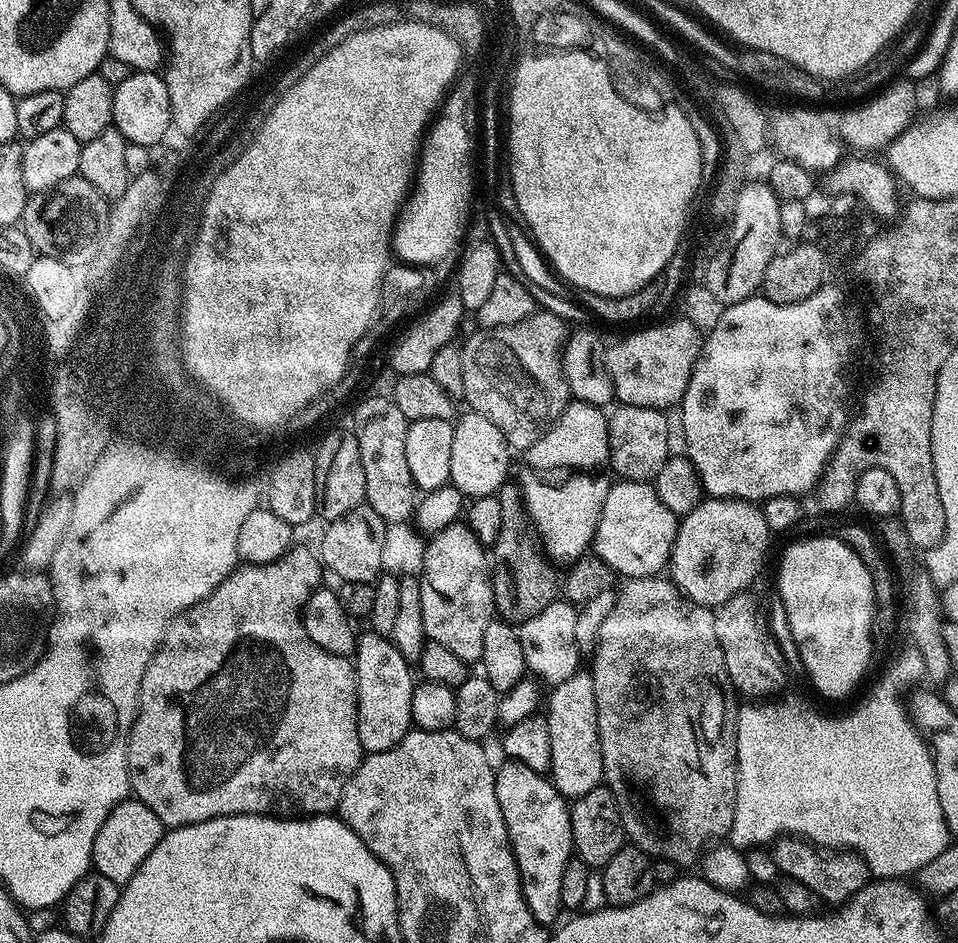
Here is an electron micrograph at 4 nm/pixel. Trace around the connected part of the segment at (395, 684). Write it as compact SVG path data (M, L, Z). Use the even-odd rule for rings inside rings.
M365 631L356 642L354 663L358 686L358 742L365 753L390 750L413 727L410 698L414 687L410 661L387 636Z

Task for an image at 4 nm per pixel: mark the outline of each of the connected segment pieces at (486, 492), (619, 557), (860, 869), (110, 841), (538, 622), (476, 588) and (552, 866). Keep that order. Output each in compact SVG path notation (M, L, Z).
M471 410L465 411L465 413L465 416L461 415L454 424L454 447L450 449L450 484L456 487L464 498L497 495L500 487L509 479L510 469L513 467L513 453L508 447L502 430L498 430L498 426L494 426L494 422L490 422L490 418Z
M620 480L606 494L602 518L596 527L594 552L611 566L617 577L655 576L669 567L677 527L678 518L662 506L662 498L658 498L651 483Z
M795 834L781 835L771 845L770 851L781 874L810 886L810 890L817 898L821 901L829 900L832 903L829 905L832 906L838 906L848 900L870 880L868 864L861 856L848 850L839 854L816 856L817 849L809 841Z
M135 798L124 800L110 810L106 822L102 822L94 838L92 868L106 878L110 878L110 882L121 886L127 884L128 879L138 870L138 866L146 862L150 850L158 846L165 831L165 826L158 818L158 814L154 814L150 806L146 806L141 800Z
M557 598L550 602L550 606L546 606L546 610L538 610L534 618L519 625L524 666L537 681L545 685L548 683L548 686L555 686L566 682L566 678L573 676L581 667L582 653L578 650L577 623L577 605L569 604L563 598Z
M455 522L427 541L423 569L419 573L422 625L427 639L446 646L470 666L482 658L486 626L494 619L490 560L485 545L464 522Z
M505 759L503 763L496 768L494 794L498 794L498 810L502 810L502 822L506 822L522 894L536 921L552 926L561 919L560 912L564 908L562 874L566 870L566 862L574 856L570 804L545 773L530 770L530 766L517 760Z

